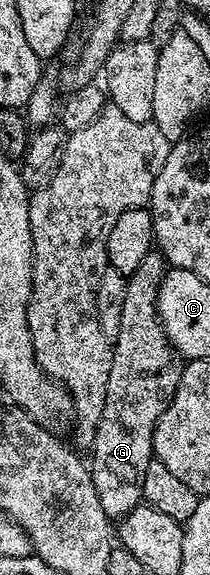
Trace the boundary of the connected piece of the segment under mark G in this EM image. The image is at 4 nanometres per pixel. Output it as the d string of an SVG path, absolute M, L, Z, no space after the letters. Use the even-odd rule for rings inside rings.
M154 249L143 257L139 269L127 279L127 297L123 297L123 317L119 321L119 337L113 343L113 360L111 373L107 373L107 401L103 401L103 417L99 417L97 432L91 444L93 463L91 472L95 493L99 505L110 521L124 520L136 507L143 503L143 477L147 473L147 465L154 458L153 430L163 410L161 399L161 383L157 378L169 367L169 362L175 359L171 352L169 340L161 328L157 318L157 286L165 276L167 264L165 256Z

